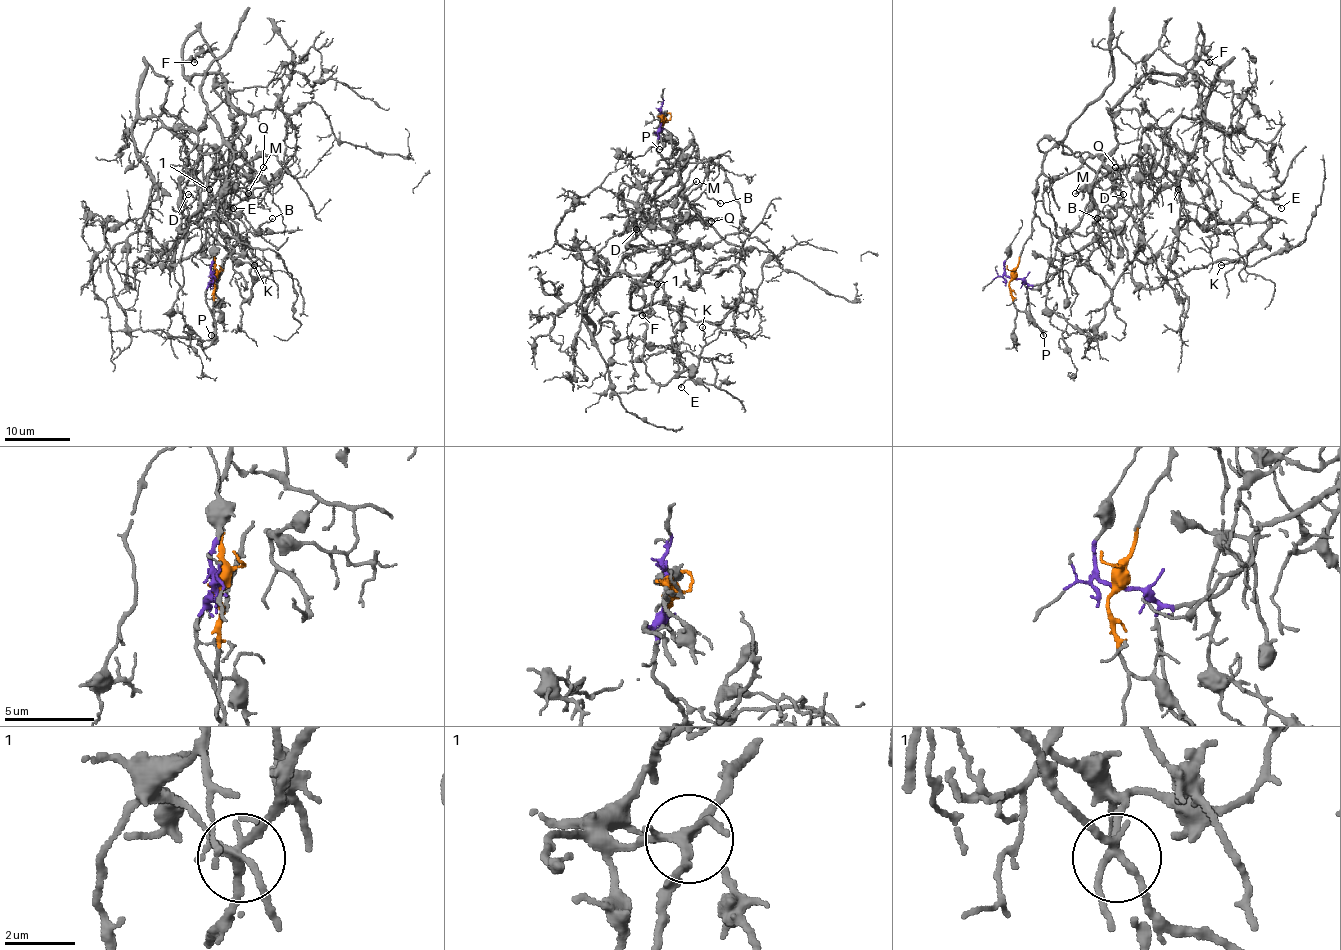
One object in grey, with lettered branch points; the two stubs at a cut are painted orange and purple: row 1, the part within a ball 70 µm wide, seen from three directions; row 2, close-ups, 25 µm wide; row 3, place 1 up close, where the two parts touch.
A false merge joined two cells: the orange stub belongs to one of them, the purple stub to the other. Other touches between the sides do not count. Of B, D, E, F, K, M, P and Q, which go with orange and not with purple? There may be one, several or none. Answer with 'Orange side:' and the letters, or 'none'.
Orange side: B, D, K, Q

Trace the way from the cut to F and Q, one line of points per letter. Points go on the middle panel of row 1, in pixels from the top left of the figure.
F: (662, 119), (681, 184), (667, 204), (693, 217), (632, 291), (642, 315)
Q: (662, 119), (665, 141), (681, 150), (695, 143), (698, 150), (681, 195), (698, 212), (706, 228), (711, 222)

